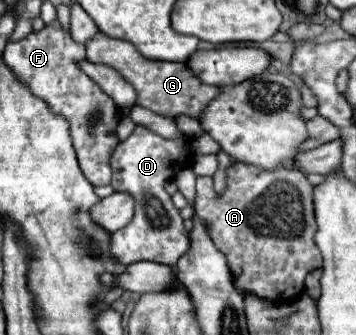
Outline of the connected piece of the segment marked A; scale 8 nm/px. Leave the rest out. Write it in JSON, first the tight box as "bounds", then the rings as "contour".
{"bounds":[195,162,323,302],"contour":[[[241,162],[229,166],[227,190],[223,196],[217,196],[213,192],[211,176],[197,176],[195,214],[209,224],[211,240],[227,256],[227,262],[235,278],[235,288],[241,294],[253,292],[255,296],[271,302],[291,302],[295,300],[295,296],[305,292],[305,276],[321,268],[323,264],[321,252],[313,240],[317,232],[313,190],[315,186],[299,170],[277,170],[275,174],[265,174],[261,170],[255,170],[255,166],[243,166]]]}

